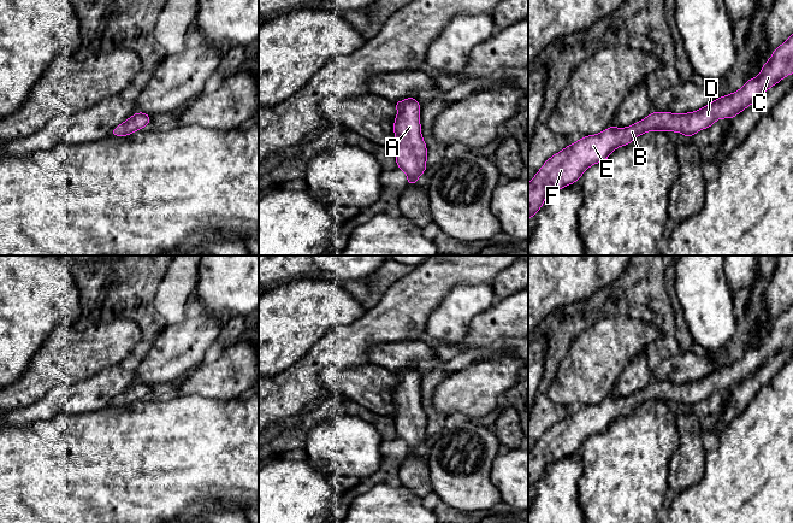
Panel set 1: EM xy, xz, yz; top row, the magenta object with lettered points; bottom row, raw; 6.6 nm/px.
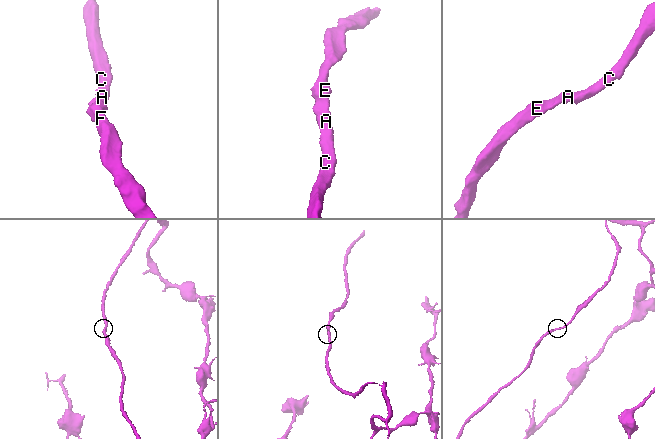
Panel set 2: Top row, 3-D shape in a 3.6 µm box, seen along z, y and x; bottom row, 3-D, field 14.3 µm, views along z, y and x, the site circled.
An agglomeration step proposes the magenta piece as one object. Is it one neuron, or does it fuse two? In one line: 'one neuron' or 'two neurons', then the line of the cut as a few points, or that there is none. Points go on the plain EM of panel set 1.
one neuron | no cut

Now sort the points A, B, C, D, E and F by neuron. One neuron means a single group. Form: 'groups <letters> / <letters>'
groups A B C D E F

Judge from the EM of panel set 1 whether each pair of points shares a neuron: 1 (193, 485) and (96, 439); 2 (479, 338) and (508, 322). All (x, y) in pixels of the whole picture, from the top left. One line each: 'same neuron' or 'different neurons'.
1: same neuron
2: same neuron

